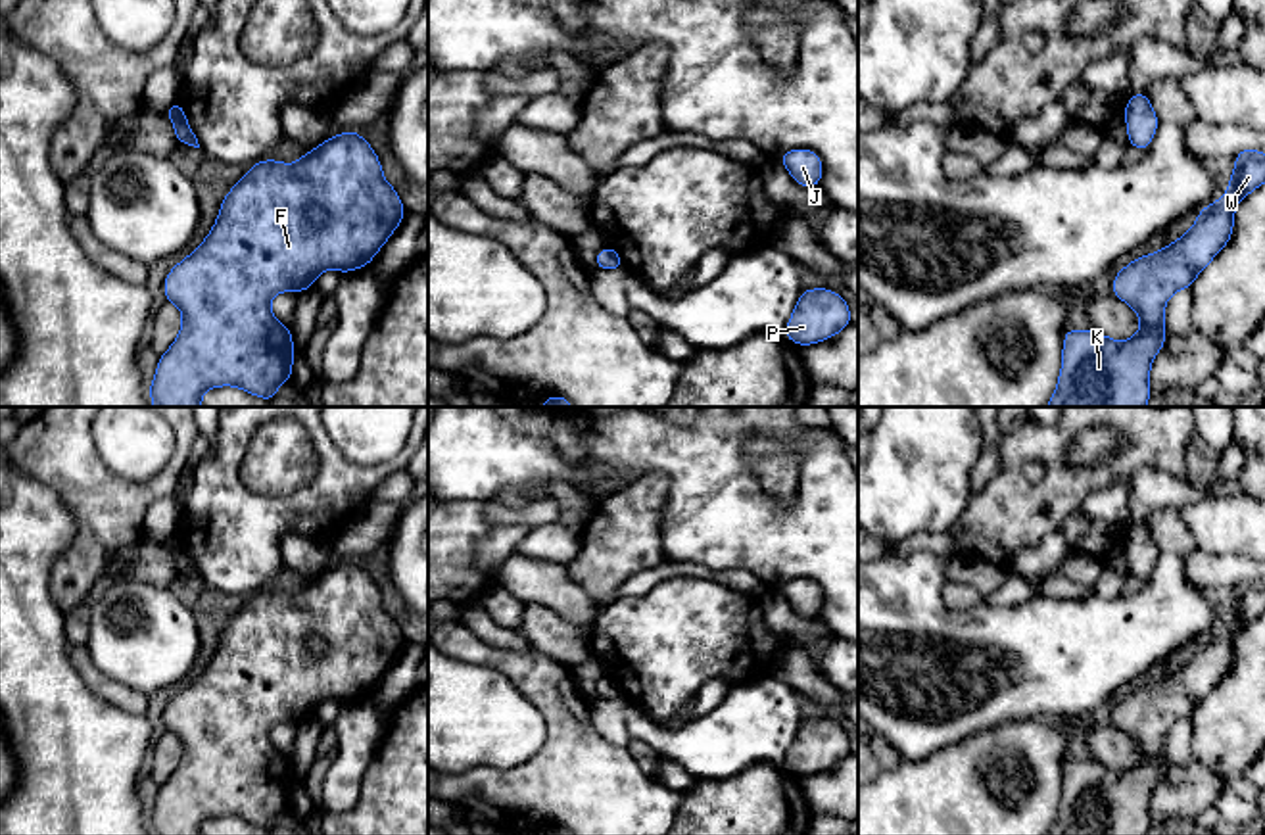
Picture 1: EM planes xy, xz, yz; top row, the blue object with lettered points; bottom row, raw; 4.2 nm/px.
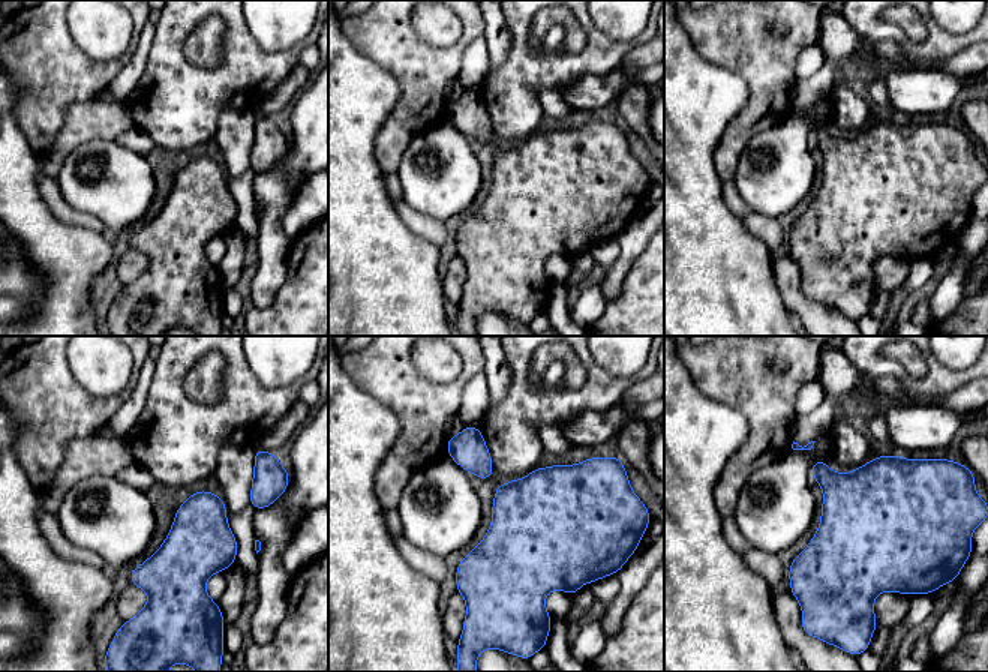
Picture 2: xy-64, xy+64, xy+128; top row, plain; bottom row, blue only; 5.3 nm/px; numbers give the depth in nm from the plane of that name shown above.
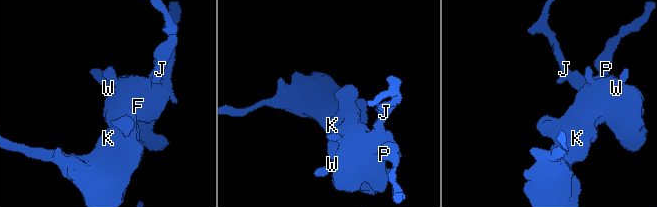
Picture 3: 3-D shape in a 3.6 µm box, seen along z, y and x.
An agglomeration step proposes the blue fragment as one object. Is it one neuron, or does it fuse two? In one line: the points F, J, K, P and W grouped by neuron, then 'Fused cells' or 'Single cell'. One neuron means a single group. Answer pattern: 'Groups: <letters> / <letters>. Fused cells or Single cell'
Groups: F J K P W. Single cell

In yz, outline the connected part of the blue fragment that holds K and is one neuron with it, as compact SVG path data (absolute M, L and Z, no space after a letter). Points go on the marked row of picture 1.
M1242 148L1225 196L1200 209L1184 236L1133 259L1113 276L1111 294L1138 313L1138 334L1115 342L1098 330L1067 328L1058 386L1044 407L1146 407L1150 367L1167 340L1167 299L1177 290L1190 290L1230 242L1234 207L1263 182L1265 154Z

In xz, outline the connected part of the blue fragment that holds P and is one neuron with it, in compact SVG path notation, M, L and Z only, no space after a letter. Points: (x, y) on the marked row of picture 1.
M829 288L800 290L783 336L795 346L825 342L852 324L845 298Z

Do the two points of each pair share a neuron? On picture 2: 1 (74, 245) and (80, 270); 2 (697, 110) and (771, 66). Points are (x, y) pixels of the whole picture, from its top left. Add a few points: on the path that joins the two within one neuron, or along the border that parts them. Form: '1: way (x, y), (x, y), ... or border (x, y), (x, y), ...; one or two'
1: way (74, 251), (74, 264); one
2: border (714, 65), (748, 87), (736, 116); two

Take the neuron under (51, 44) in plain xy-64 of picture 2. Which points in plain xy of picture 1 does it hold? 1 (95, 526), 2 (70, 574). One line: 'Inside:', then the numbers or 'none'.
Inside: 1, 2

